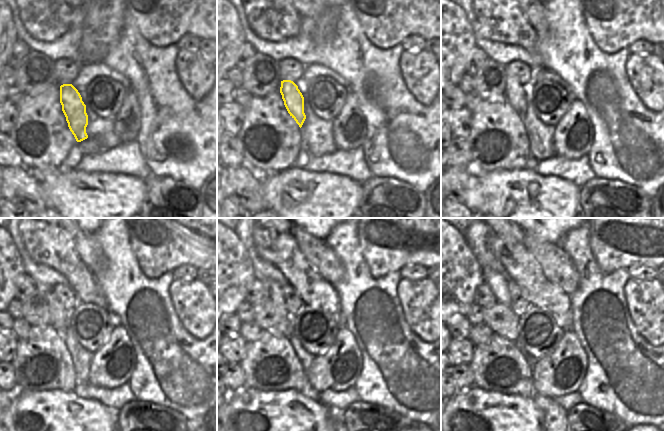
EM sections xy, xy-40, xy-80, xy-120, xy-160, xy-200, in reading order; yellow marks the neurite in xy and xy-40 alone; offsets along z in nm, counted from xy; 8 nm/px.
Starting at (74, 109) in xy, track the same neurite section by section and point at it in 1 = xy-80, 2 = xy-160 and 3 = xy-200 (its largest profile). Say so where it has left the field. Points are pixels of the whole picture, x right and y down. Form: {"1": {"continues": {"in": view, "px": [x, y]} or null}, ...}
{"1": {"continues": {"in": "xy-80", "px": [515, 96]}}, "2": {"continues": {"in": "xy-160", "px": [275, 289]}}, "3": {"continues": {"in": "xy-200", "px": [498, 282]}}}

